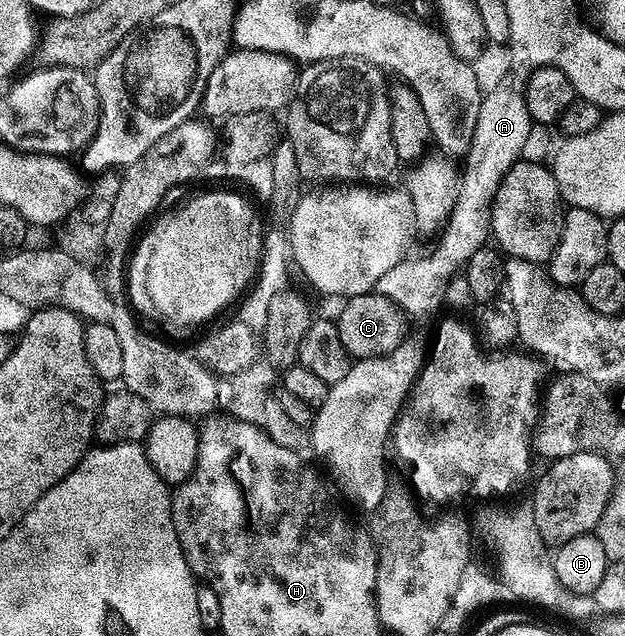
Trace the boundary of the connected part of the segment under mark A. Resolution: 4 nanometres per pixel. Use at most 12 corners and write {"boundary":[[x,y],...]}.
{"boundary":[[510,27],[507,68],[484,92],[437,246],[385,271],[374,292],[404,314],[441,305],[490,238],[501,179],[533,122],[538,65]]}

